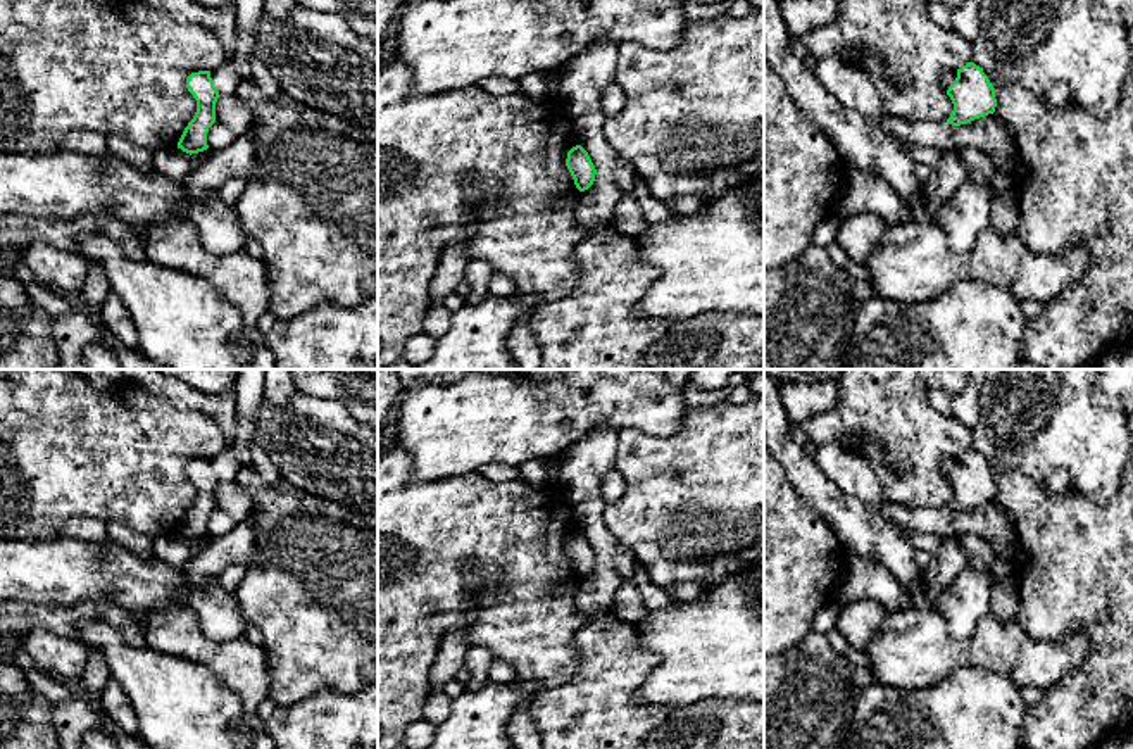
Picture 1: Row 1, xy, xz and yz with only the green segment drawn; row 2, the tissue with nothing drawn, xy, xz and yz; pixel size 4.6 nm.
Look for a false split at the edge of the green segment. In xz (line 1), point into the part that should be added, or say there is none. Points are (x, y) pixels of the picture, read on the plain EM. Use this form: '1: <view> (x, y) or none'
1: none

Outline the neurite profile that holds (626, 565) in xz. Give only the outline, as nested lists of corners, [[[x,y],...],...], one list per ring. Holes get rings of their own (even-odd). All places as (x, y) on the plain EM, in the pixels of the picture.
[[[617,542],[614,547],[614,559],[621,580],[633,580],[638,563],[631,551],[621,542]]]

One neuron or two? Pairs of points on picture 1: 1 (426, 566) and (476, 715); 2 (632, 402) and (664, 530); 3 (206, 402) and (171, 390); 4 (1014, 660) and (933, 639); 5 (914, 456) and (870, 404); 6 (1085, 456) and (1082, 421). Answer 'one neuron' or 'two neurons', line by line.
1: two neurons
2: two neurons
3: one neuron
4: one neuron
5: one neuron
6: one neuron

